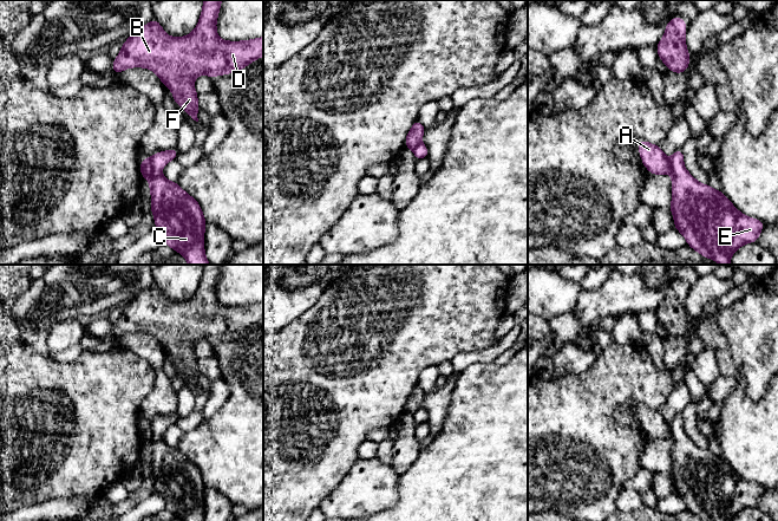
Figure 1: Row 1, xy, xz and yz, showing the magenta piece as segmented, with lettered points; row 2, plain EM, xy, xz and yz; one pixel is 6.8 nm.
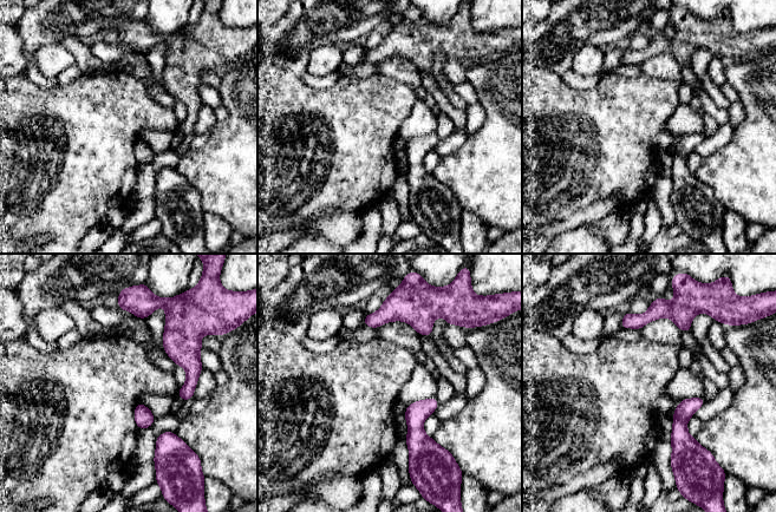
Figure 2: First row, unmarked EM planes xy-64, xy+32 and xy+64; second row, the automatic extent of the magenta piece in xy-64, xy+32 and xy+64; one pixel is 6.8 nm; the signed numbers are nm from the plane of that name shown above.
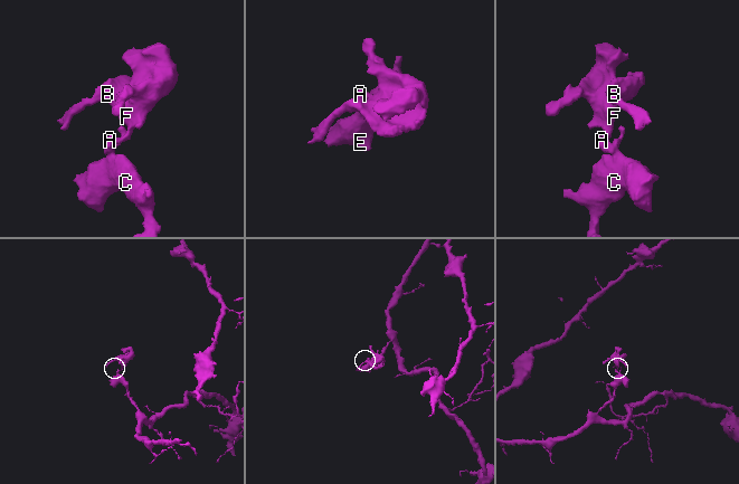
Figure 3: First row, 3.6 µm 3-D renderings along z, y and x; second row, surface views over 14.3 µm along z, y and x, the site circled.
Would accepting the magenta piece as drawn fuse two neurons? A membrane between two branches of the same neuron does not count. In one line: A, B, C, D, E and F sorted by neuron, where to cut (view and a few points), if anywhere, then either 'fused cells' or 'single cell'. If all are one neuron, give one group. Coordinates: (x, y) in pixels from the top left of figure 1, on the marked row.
A B D F / C E; cut in xy along (146, 158), (151, 167), (150, 177); fused cells

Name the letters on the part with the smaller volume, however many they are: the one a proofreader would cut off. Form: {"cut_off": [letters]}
{"cut_off": ["A", "B", "D", "F"]}

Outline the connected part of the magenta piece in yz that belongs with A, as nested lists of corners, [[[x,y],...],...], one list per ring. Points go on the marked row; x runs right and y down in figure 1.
[[[645,139],[639,141],[639,152],[642,164],[648,169],[650,174],[673,175],[669,159],[663,155],[659,145],[650,144]]]

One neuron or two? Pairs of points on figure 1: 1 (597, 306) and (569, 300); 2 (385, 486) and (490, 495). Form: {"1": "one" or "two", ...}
{"1": "two", "2": "two"}

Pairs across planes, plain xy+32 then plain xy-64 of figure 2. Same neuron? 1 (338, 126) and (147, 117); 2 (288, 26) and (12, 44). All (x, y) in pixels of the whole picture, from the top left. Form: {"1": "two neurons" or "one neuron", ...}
{"1": "one neuron", "2": "two neurons"}

